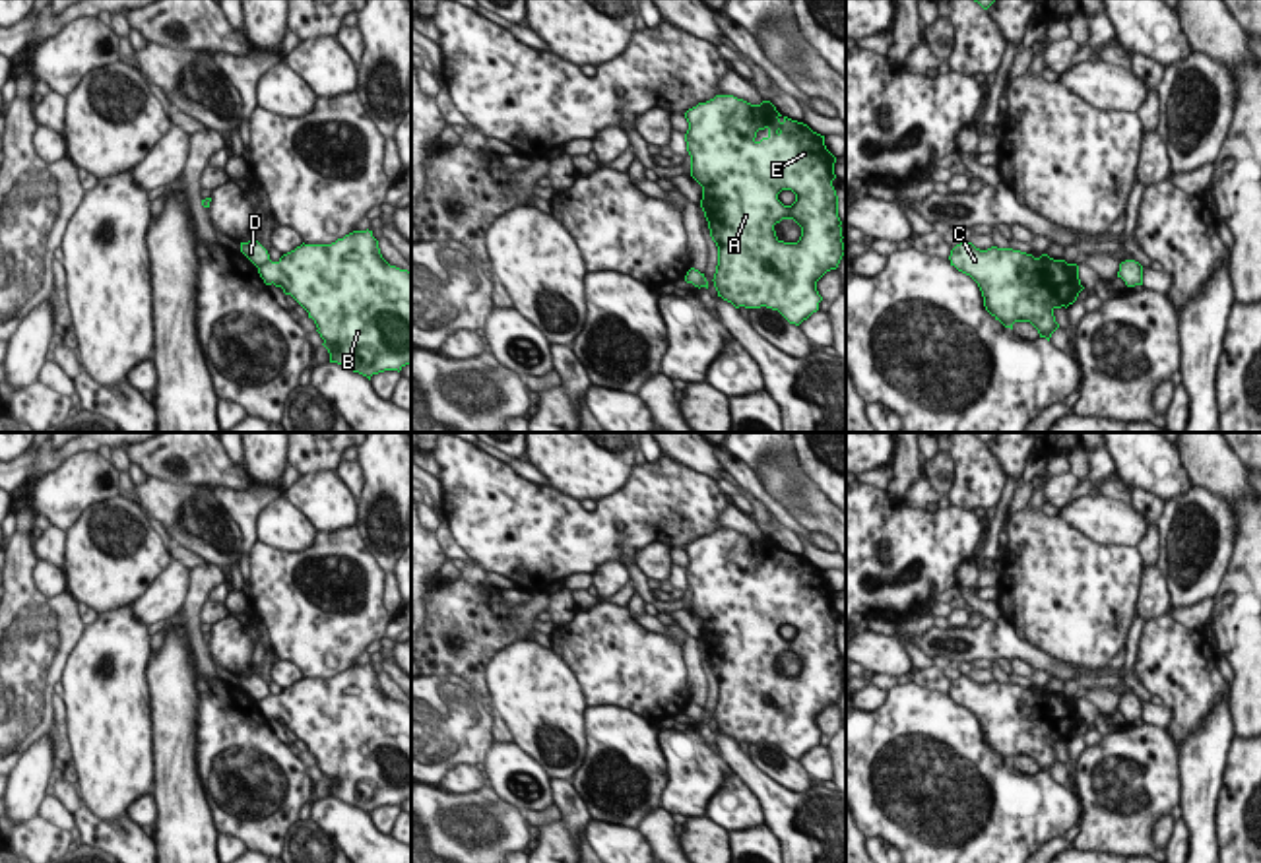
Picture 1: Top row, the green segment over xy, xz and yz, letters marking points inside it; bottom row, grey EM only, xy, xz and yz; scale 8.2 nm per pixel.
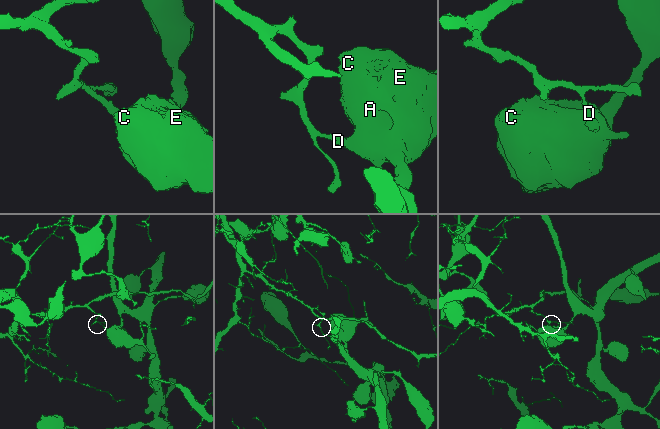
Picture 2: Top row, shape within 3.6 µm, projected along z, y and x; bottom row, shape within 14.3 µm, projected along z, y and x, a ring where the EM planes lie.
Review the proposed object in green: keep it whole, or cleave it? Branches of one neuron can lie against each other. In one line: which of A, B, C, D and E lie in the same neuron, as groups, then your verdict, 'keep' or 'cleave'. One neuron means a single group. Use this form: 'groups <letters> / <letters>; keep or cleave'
groups A B C E / D; cleave

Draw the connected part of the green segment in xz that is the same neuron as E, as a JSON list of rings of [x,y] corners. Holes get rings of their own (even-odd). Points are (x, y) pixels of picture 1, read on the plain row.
[[[716,529],[698,537],[685,547],[685,553],[689,557],[685,576],[691,590],[691,611],[702,621],[700,642],[718,681],[718,700],[712,714],[718,731],[735,743],[778,745],[790,758],[799,760],[819,745],[823,735],[817,716],[836,704],[846,688],[838,630],[832,621],[836,591],[826,584],[824,570],[803,557],[782,551],[770,535],[751,539],[733,529]],[[782,654],[793,654],[801,661],[797,677],[784,677],[776,671],[774,659]]]

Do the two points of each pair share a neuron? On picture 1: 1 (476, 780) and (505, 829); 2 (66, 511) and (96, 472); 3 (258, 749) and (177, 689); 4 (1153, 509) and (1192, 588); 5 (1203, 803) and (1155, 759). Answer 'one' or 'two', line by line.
1: two
2: one
3: two
4: two
5: two

